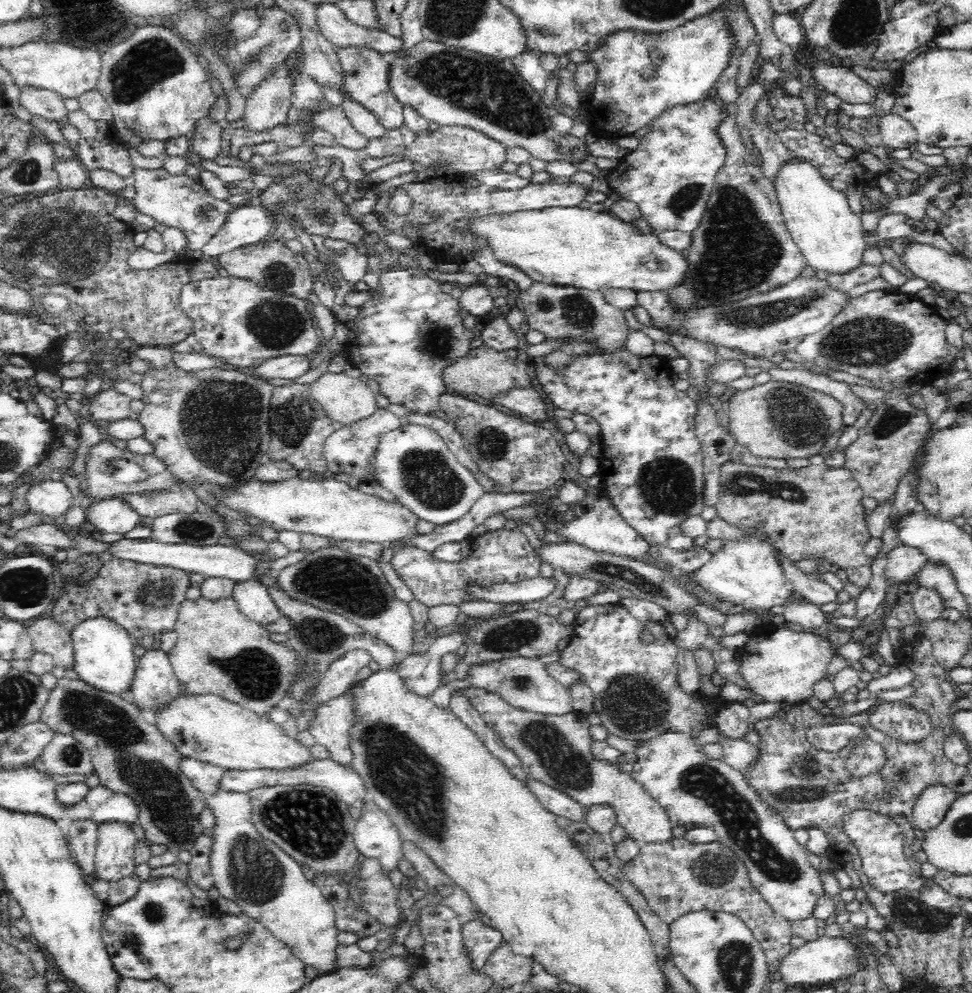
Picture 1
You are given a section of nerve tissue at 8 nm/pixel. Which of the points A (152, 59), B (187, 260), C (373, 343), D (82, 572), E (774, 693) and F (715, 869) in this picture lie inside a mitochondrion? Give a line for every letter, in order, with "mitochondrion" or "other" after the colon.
A: mitochondrion
B: other
C: other
D: mitochondrion
E: other
F: mitochondrion

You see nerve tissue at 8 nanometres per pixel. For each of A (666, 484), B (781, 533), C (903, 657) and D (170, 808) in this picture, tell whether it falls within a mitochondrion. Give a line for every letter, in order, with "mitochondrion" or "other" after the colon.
A: mitochondrion
B: other
C: other
D: mitochondrion

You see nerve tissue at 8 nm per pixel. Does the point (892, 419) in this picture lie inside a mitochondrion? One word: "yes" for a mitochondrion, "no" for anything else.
yes

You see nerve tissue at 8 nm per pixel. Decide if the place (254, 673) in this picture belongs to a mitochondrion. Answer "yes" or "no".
yes

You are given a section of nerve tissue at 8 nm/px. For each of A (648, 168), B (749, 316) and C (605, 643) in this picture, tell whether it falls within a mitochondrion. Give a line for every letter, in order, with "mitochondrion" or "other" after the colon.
A: other
B: mitochondrion
C: other

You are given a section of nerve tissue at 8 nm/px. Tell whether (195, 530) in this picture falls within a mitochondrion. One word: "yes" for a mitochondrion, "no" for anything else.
yes

